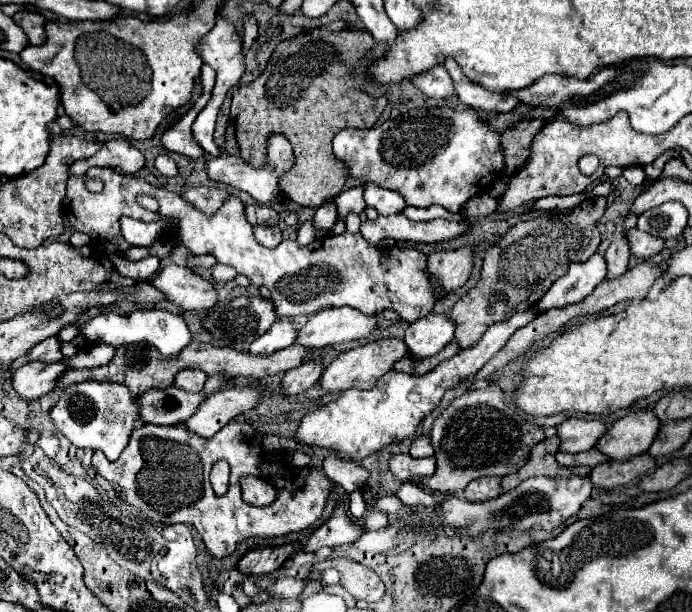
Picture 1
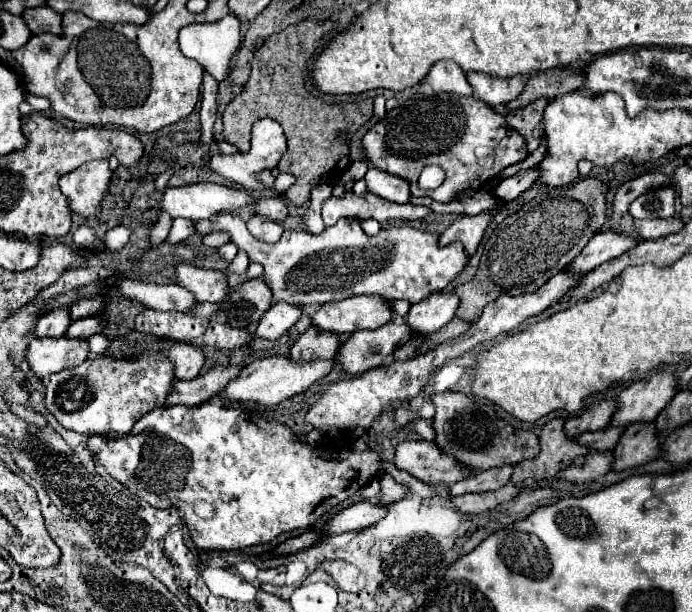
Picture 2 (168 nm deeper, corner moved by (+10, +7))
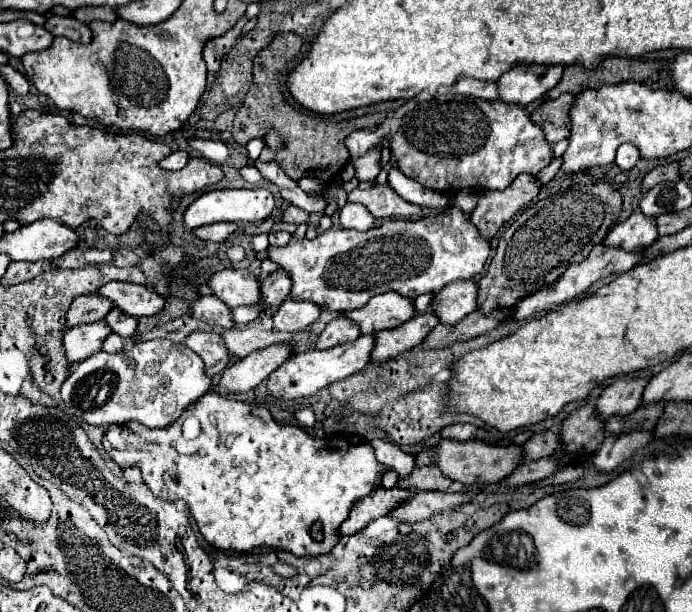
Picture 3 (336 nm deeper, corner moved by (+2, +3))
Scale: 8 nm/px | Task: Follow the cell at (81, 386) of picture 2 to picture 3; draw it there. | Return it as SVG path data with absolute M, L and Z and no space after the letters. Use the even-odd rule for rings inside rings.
M152 339L152 341L136 341L130 349L118 353L100 351L72 365L72 371L62 385L62 401L74 417L80 417L90 425L112 425L112 423L124 425L128 421L140 421L146 427L162 429L174 423L180 417L180 413L194 401L198 401L204 393L208 393L210 387L212 381L206 375L204 361L200 355L196 355L182 343L172 343L168 339Z

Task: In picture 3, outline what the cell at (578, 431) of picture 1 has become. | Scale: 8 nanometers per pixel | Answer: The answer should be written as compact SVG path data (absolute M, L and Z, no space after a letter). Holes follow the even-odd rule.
M618 379L610 383L598 403L598 415L608 419L610 415L628 415L642 405L642 393L648 385L648 379Z

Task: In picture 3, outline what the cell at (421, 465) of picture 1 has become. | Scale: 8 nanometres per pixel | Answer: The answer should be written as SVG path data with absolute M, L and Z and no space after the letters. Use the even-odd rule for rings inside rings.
M440 439L438 445L432 445L418 453L416 463L418 465L436 465L440 471L450 477L452 481L458 481L466 487L482 487L502 481L524 461L524 453L520 445L488 445L484 441L456 441L456 439Z

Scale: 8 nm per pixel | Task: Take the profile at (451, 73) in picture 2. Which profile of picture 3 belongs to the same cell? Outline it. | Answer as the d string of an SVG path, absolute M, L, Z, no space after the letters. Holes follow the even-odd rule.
M462 77L456 81L456 91L462 95L472 95L472 97L482 97L488 101L496 99L496 81L480 81L480 79L470 79Z

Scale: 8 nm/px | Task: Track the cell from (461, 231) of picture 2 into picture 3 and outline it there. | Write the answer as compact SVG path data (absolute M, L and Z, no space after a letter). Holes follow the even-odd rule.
M518 175L510 187L502 191L480 191L478 207L472 211L472 223L488 239L510 221L520 209L524 209L542 189L542 183L532 175Z

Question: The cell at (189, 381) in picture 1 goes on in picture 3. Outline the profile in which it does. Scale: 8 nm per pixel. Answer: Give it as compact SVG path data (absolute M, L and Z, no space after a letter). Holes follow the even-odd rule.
M192 331L186 337L186 345L204 359L206 373L210 377L220 375L228 367L230 353L228 353L220 333L216 333L216 331Z

